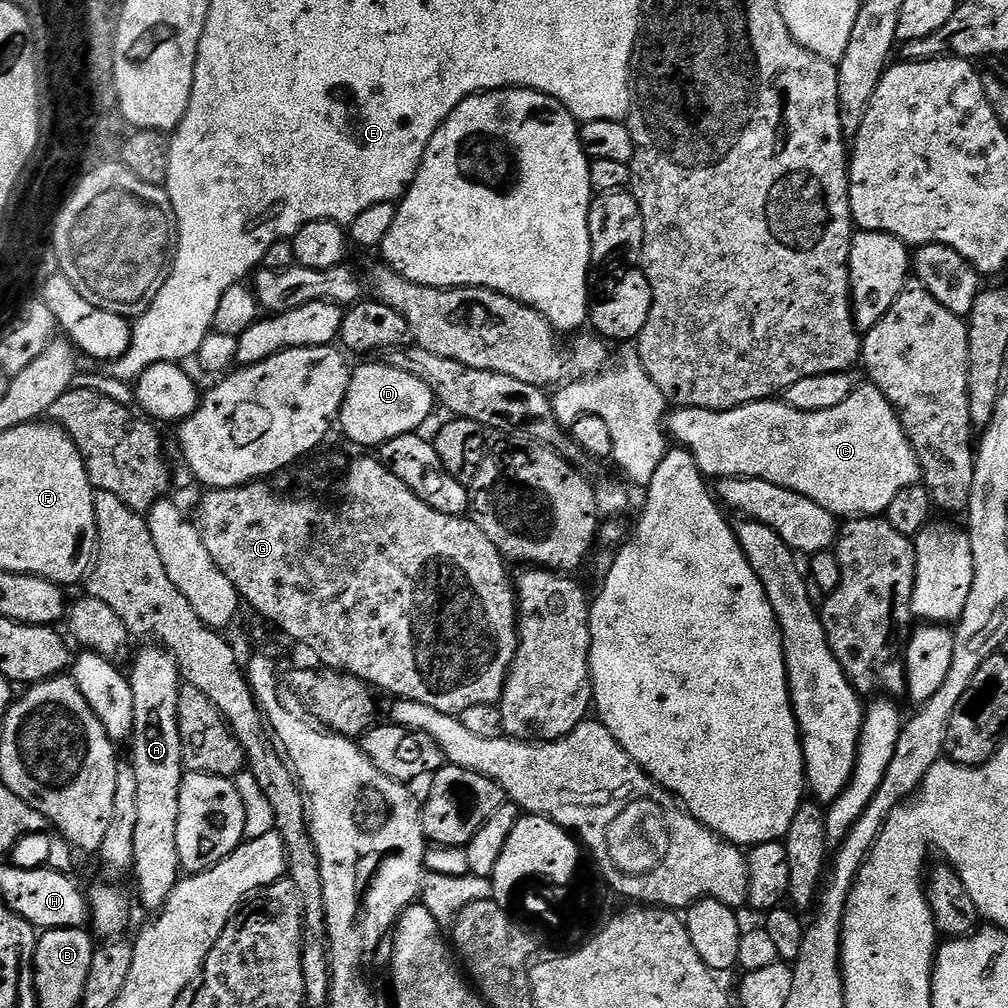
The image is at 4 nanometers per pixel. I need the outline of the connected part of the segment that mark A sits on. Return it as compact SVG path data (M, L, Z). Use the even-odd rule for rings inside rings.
M151 646L144 648L131 661L132 672L128 681L134 694L134 726L130 737L132 757L130 763L134 778L138 778L138 823L134 829L134 858L131 871L136 872L136 892L140 900L152 911L159 913L170 898L174 886L182 879L180 855L178 854L178 806L180 805L180 787L186 775L182 758L182 738L178 726L178 702L182 677L176 659L167 648Z

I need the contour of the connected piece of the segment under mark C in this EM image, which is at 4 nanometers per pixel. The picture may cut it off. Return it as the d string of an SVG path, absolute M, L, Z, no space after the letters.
M871 382L857 386L842 403L834 406L834 410L799 412L780 398L755 400L753 404L743 404L721 412L677 407L667 417L666 432L679 447L691 452L694 462L705 477L745 476L765 480L818 502L818 506L837 518L880 516L887 513L898 490L906 490L906 486L921 483L922 480L916 452L900 425L896 409L882 394L882 390L878 390Z

